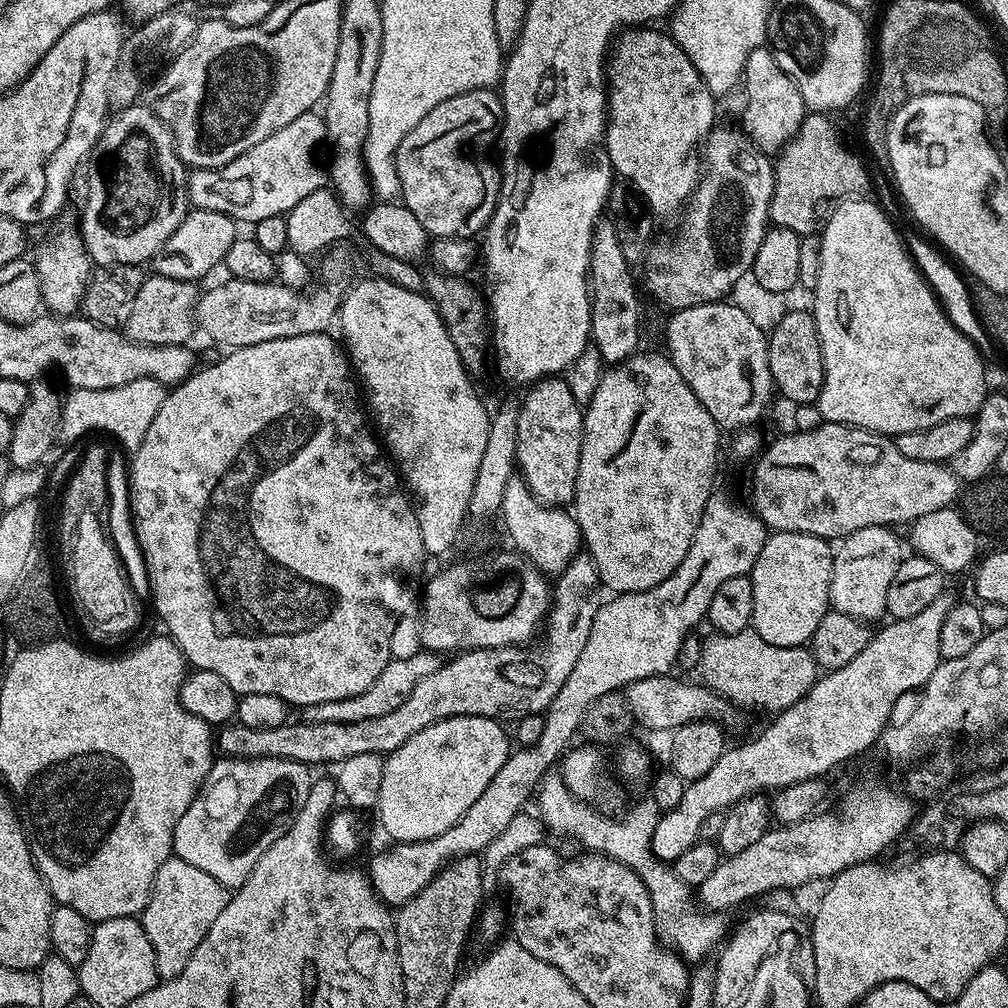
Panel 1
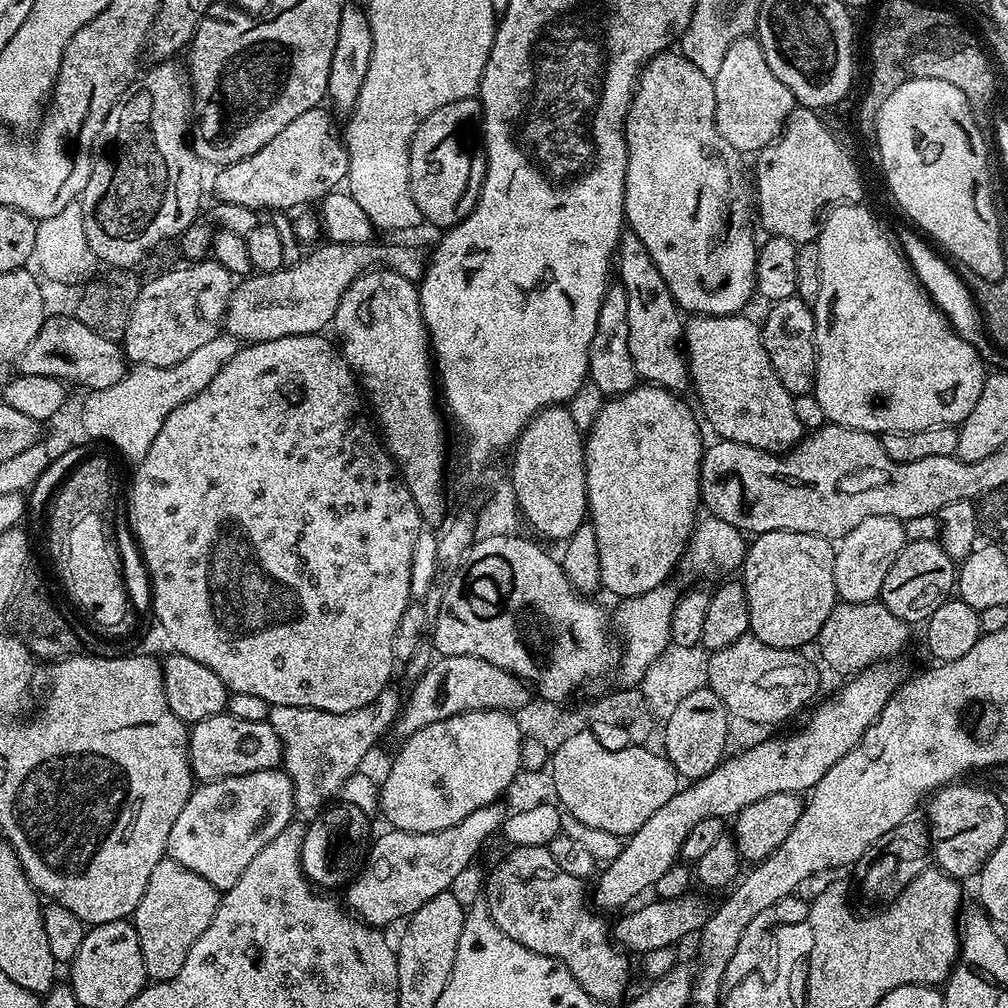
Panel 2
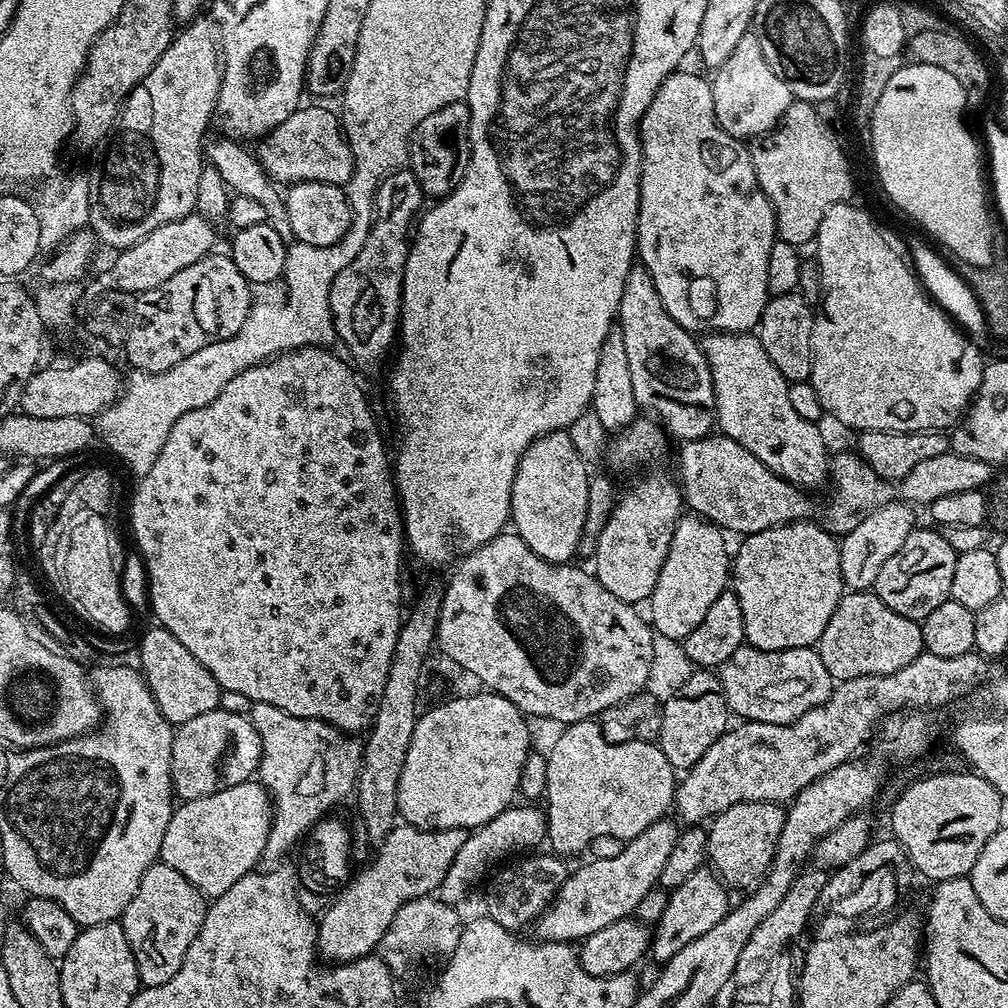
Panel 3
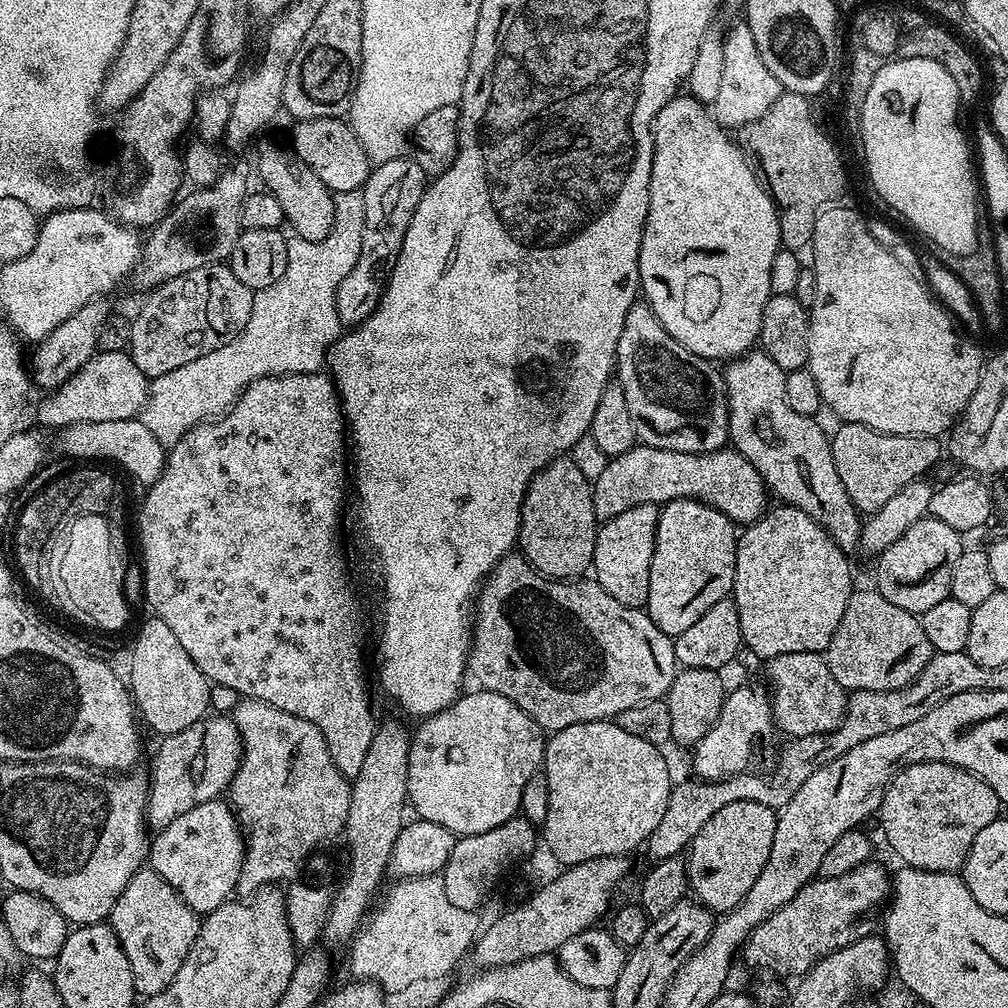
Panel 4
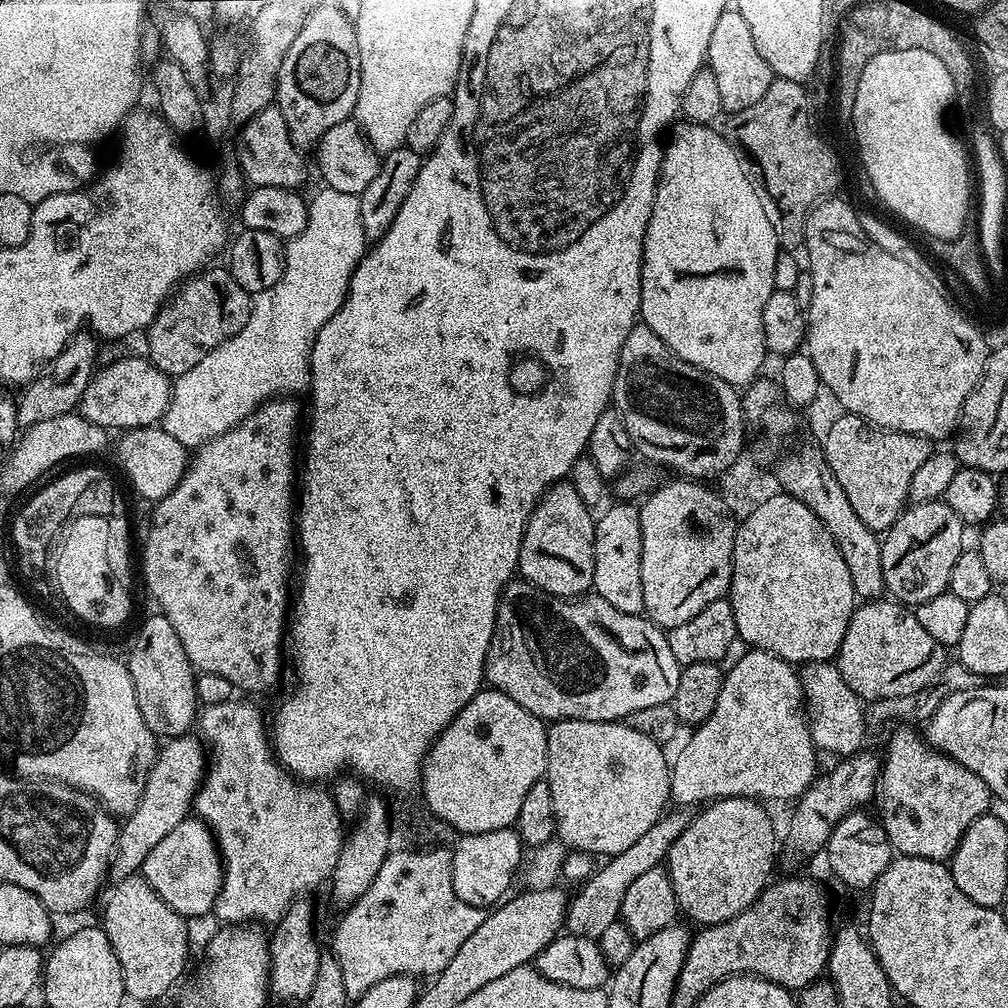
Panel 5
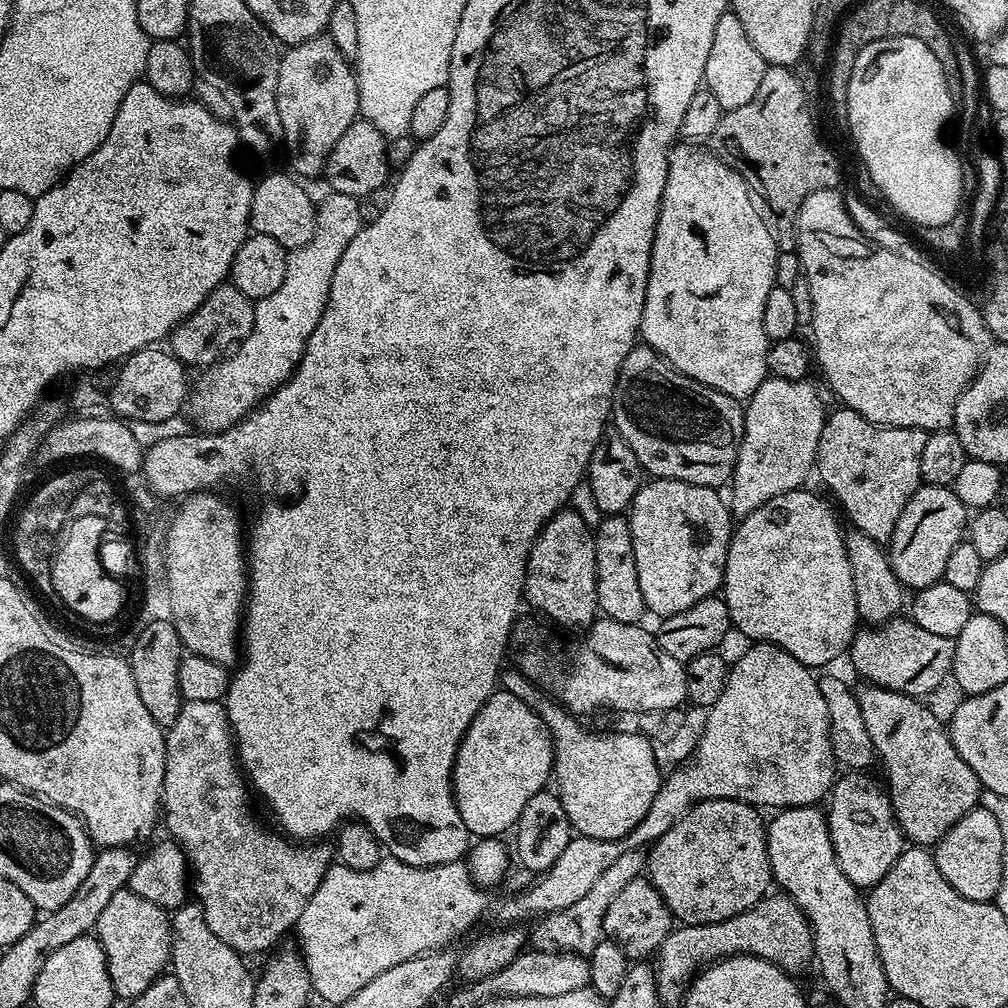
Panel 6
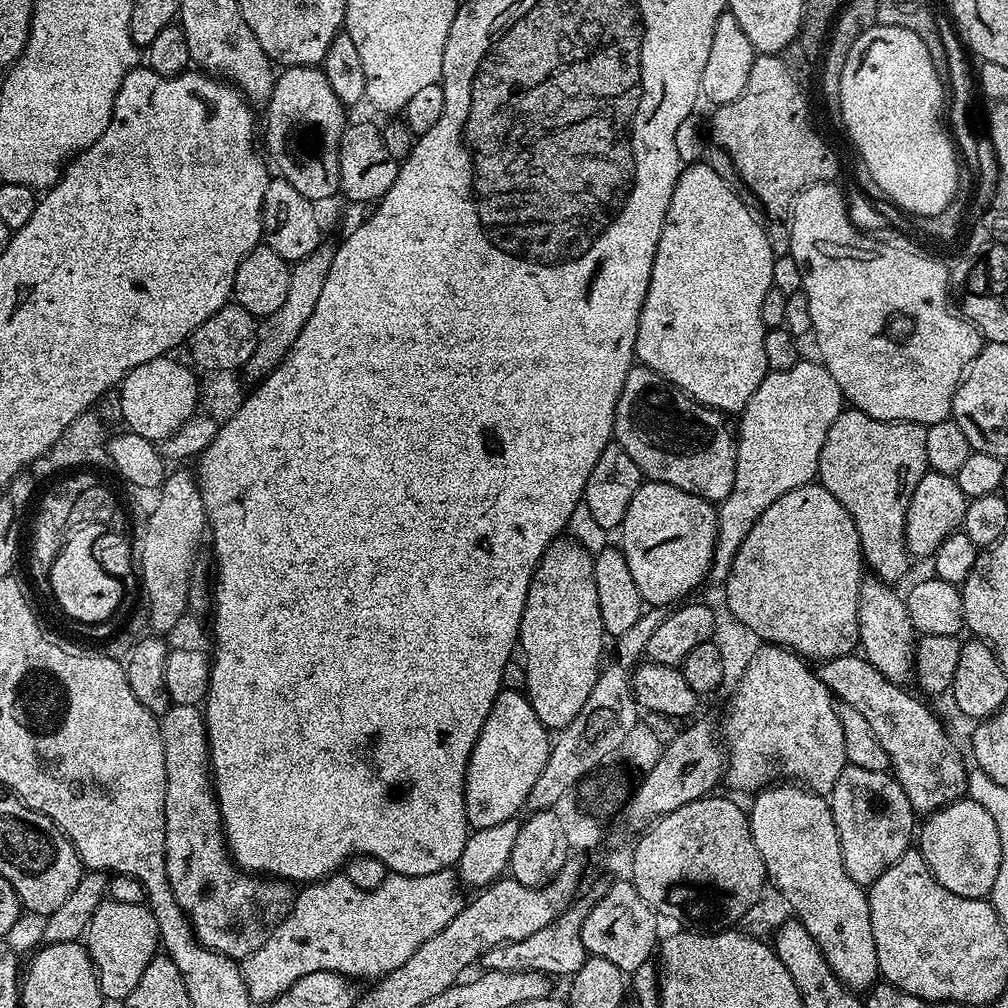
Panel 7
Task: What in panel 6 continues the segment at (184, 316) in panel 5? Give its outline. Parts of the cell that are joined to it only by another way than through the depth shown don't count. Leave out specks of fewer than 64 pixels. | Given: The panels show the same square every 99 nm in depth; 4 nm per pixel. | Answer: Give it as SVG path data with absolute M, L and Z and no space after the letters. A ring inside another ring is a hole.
M225 282L209 294L206 302L202 302L202 306L194 310L194 314L190 314L173 330L170 351L185 366L211 366L248 337L254 326L255 313L255 303L246 294L242 294L242 290Z

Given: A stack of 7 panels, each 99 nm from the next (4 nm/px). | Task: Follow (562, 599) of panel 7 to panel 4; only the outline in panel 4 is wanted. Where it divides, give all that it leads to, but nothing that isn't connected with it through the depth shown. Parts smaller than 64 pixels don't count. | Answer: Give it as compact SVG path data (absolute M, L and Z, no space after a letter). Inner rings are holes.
M570 458L551 460L544 468L536 473L528 489L524 491L524 505L520 511L520 534L518 548L525 560L531 562L533 568L541 576L549 578L576 578L581 575L583 568L587 569L592 562L598 521L594 514L592 501L592 486L588 479L574 466Z

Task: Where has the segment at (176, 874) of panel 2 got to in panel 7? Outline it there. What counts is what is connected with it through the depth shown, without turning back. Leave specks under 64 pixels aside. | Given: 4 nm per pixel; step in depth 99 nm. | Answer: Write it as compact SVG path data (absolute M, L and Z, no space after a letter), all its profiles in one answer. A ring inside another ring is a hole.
M105 898L94 910L86 929L86 947L88 956L96 968L96 977L101 997L105 1001L123 1002L138 986L138 978L142 978L142 970L158 954L161 947L158 922L154 922L154 914L147 903L131 904Z

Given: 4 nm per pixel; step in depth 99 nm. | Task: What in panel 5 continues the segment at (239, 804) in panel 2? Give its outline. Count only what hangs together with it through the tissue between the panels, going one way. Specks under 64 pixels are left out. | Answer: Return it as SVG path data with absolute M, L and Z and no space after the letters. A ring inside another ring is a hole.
M189 818L178 822L150 855L146 857L142 869L144 881L180 916L204 916L216 907L218 890L224 881L224 865L216 847L216 838L208 825L199 818Z

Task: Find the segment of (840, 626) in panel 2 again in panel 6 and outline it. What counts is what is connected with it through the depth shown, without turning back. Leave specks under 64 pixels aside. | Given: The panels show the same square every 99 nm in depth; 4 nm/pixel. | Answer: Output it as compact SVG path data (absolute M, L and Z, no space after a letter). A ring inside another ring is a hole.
M897 618L887 620L885 624L861 627L846 656L852 659L852 668L861 676L861 681L877 684L879 688L891 692L928 698L944 679L949 679L955 645L955 639L942 638L942 634L929 634L911 618Z

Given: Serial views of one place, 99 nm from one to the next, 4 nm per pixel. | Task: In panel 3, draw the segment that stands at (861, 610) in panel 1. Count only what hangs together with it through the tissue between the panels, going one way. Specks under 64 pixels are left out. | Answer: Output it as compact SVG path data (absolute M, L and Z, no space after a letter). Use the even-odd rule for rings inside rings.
M904 502L883 504L880 508L861 515L858 526L843 536L839 541L840 573L845 589L868 590L875 585L878 570L886 566L886 558L890 558L890 554L898 554L898 550L902 550L902 542L906 542L913 528L917 527L918 520L911 511L915 512Z

